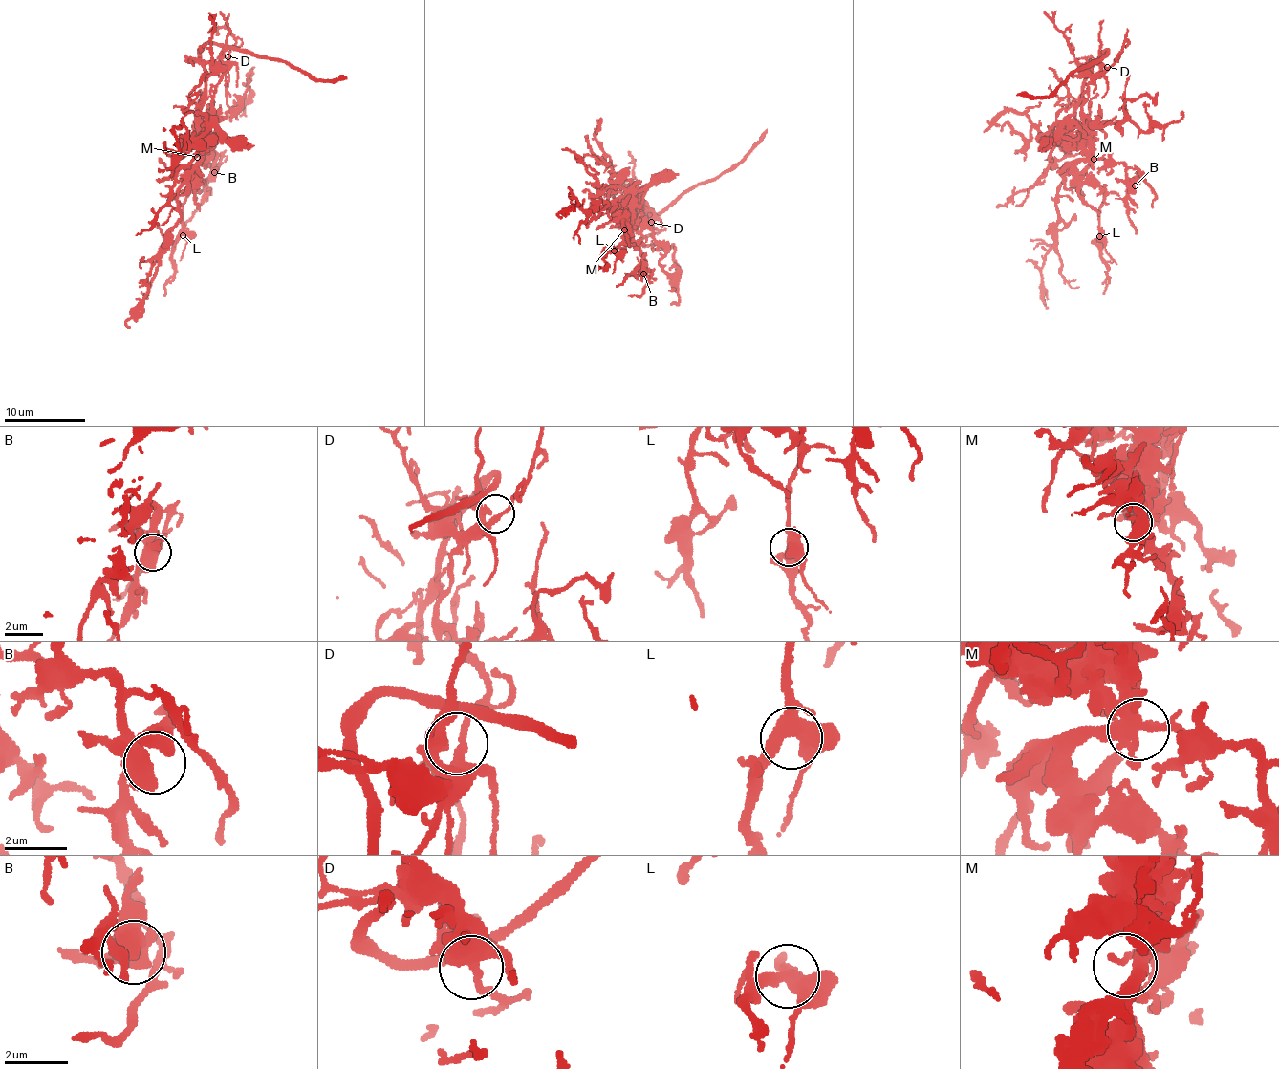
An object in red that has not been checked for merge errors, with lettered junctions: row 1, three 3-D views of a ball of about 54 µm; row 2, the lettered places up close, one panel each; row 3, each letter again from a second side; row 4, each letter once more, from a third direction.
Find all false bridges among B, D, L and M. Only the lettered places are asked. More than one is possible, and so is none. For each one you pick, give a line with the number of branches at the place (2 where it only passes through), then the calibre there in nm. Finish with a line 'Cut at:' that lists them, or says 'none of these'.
Cut at: none of these

